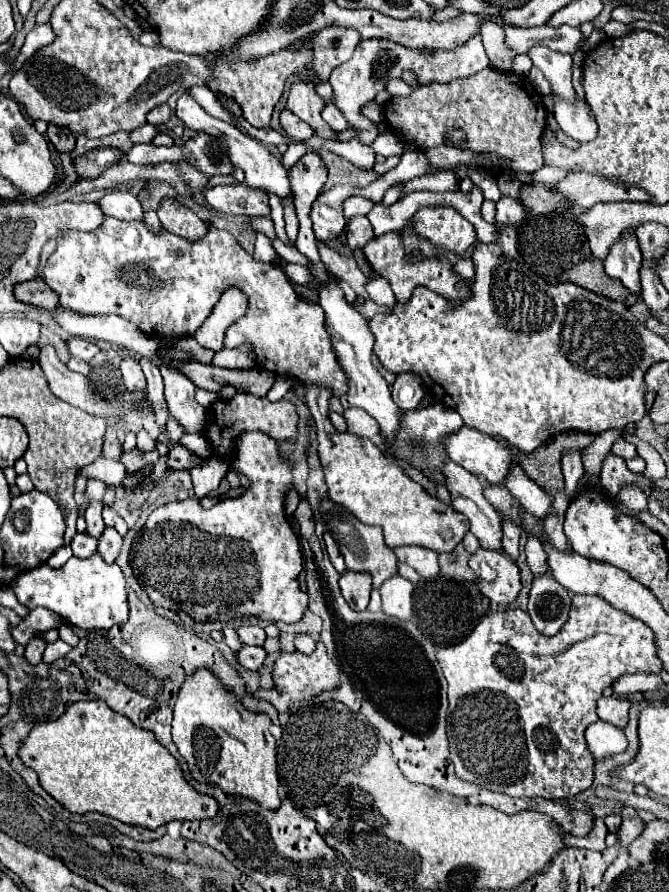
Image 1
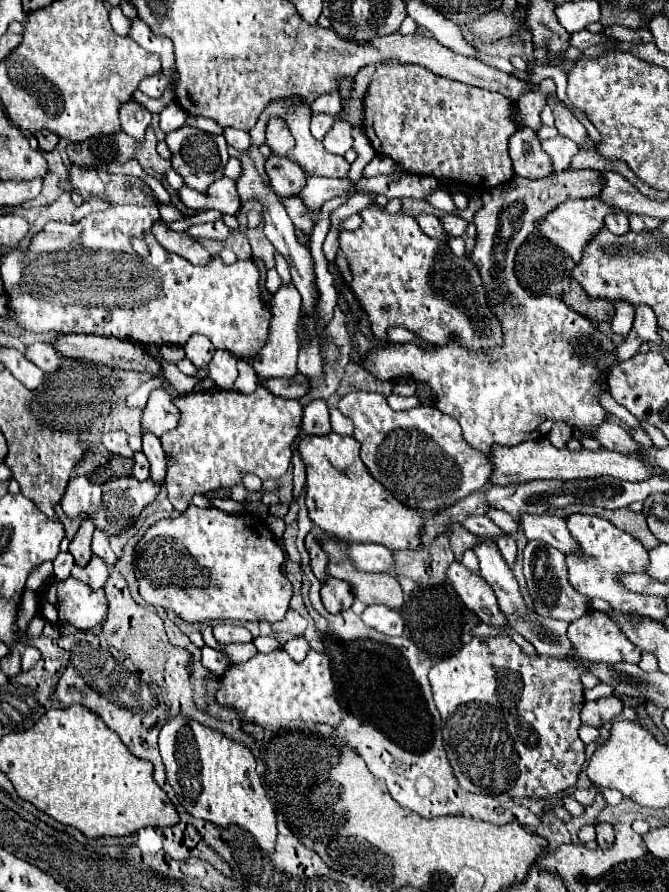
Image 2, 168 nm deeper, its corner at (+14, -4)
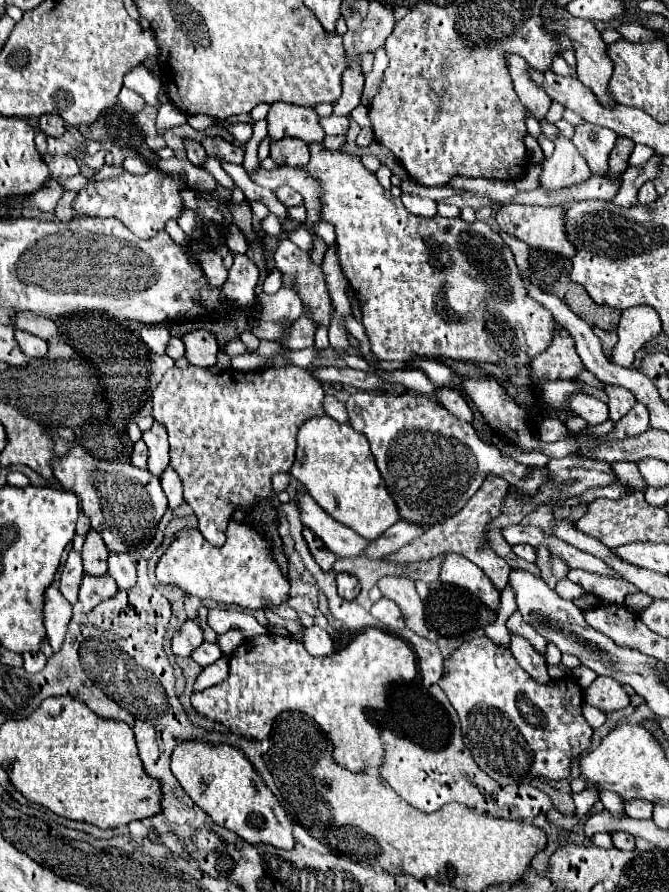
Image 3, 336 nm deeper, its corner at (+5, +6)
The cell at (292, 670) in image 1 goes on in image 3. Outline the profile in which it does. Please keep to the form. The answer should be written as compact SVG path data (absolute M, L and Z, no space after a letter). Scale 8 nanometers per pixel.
M367 628L347 648L315 658L289 636L261 634L245 640L229 660L229 678L203 692L191 694L199 716L221 722L231 734L263 740L277 714L295 710L307 714L333 742L333 760L351 772L371 772L383 766L379 730L367 720L369 710L387 710L393 684L411 682L417 674L409 644L379 628Z

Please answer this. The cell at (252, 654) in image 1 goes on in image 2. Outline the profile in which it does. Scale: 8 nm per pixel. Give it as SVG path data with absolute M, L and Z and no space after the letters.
M204 646L204 648L202 648L202 664L204 664L212 674L222 676L222 674L228 670L230 660L228 660L228 654L226 654L226 652Z

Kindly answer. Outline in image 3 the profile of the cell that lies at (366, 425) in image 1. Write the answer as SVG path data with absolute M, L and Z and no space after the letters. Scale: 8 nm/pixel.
M325 396L323 400L323 412L337 420L337 422L347 422L347 410L345 410L345 404L339 402L335 396Z

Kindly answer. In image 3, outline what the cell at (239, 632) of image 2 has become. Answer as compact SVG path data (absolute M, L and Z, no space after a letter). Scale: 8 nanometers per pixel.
M211 608L207 616L207 624L221 636L229 630L239 630L245 638L265 634L267 628L261 626L249 612L241 610L221 610L221 608Z

